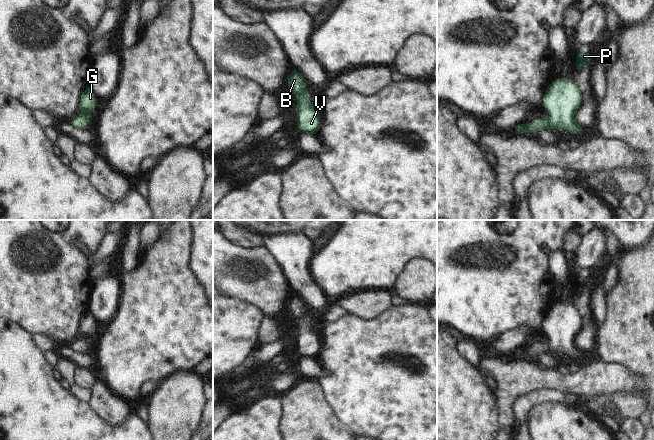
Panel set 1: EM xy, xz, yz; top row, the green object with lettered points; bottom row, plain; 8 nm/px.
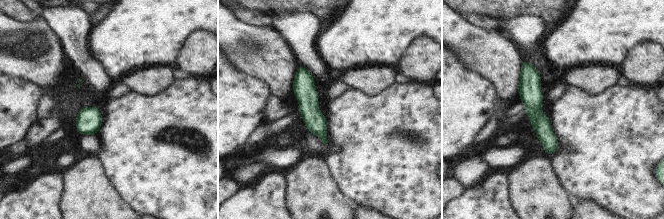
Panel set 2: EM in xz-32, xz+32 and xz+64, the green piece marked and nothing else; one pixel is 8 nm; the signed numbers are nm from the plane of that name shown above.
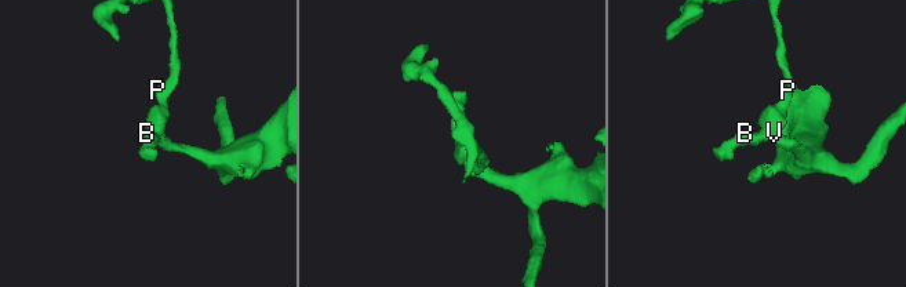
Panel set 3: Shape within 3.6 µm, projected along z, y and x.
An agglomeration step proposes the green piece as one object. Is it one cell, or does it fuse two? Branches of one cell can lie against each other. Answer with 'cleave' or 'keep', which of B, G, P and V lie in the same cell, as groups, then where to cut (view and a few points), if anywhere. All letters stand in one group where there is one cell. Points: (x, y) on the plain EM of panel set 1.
keep; B G P V; no cut

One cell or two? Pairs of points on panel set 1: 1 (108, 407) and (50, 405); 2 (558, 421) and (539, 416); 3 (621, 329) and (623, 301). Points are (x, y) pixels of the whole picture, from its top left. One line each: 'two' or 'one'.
1: two
2: one
3: one

